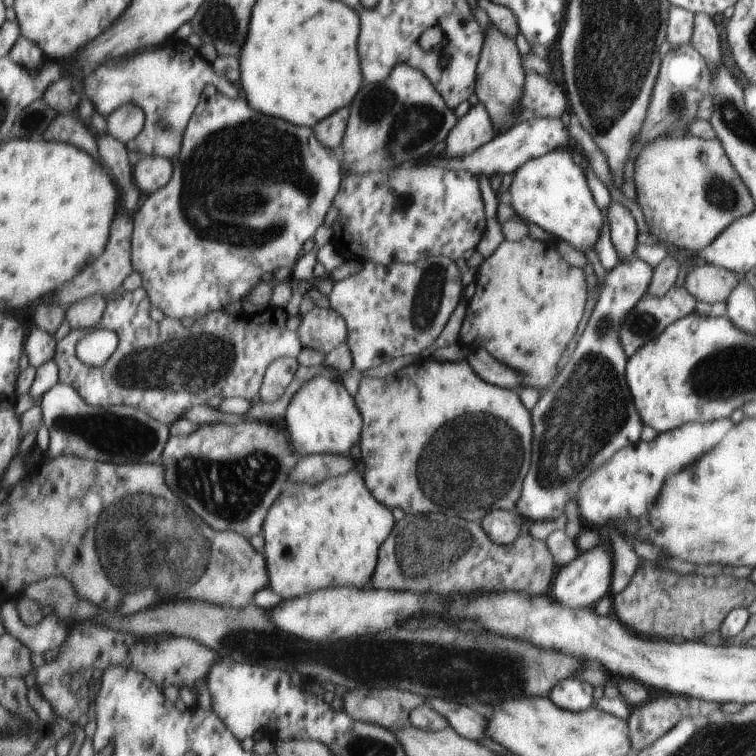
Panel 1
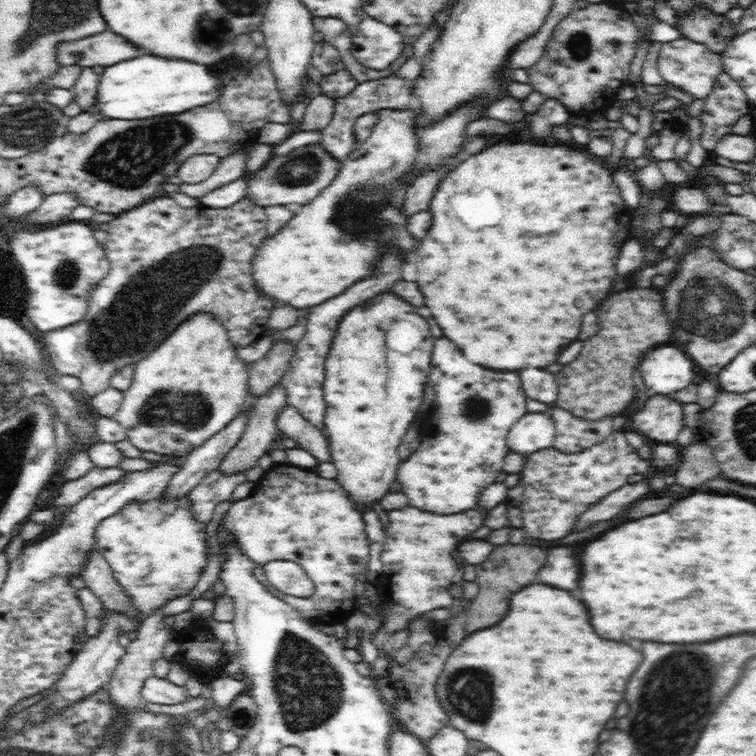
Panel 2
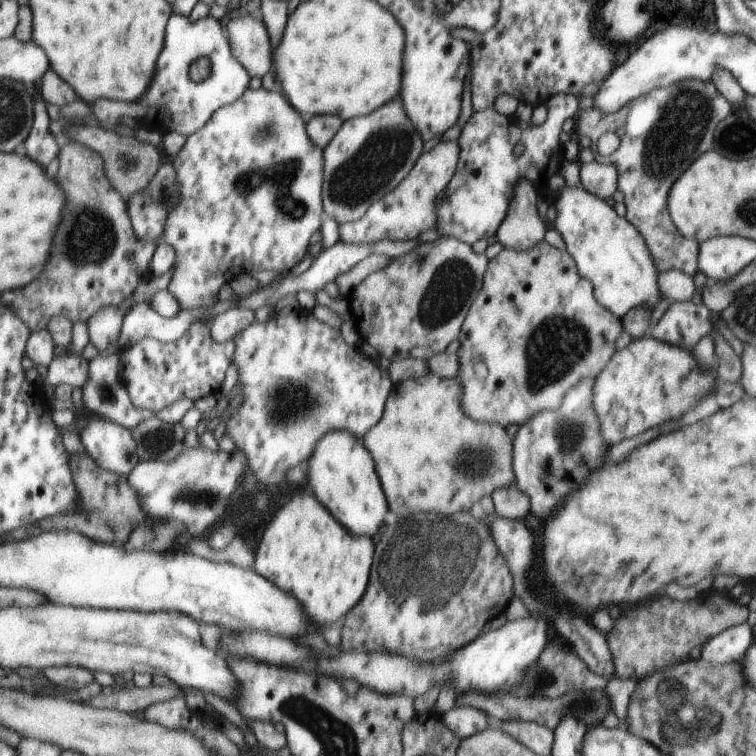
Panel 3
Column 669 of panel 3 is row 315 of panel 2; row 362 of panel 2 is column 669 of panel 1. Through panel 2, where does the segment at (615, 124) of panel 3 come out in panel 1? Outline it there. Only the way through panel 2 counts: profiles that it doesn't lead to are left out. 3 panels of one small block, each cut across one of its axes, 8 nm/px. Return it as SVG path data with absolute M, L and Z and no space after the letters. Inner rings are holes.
M690 43L670 49L662 60L661 76L657 77L657 83L654 84L646 120L640 128L640 134L634 138L634 148L626 160L626 166L622 168L624 184L622 184L621 190L627 198L638 202L637 186L634 185L634 167L638 156L642 154L642 148L646 148L646 144L656 138L660 140L666 136L670 136L670 138L688 136L688 126L698 119L698 106L709 96L712 87L713 78L709 66L706 64L705 58Z

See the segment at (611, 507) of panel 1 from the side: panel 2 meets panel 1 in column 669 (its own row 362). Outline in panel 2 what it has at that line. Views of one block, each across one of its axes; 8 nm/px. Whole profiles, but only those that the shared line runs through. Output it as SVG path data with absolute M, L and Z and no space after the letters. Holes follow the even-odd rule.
M438 338L436 350L432 348L428 383L434 387L436 402L436 410L428 422L430 430L424 432L419 447L409 458L400 461L396 480L408 504L420 510L447 515L475 509L481 490L494 482L498 472L503 470L505 456L509 453L508 432L527 413L527 396L520 376L516 372L498 372L472 364L448 338Z

